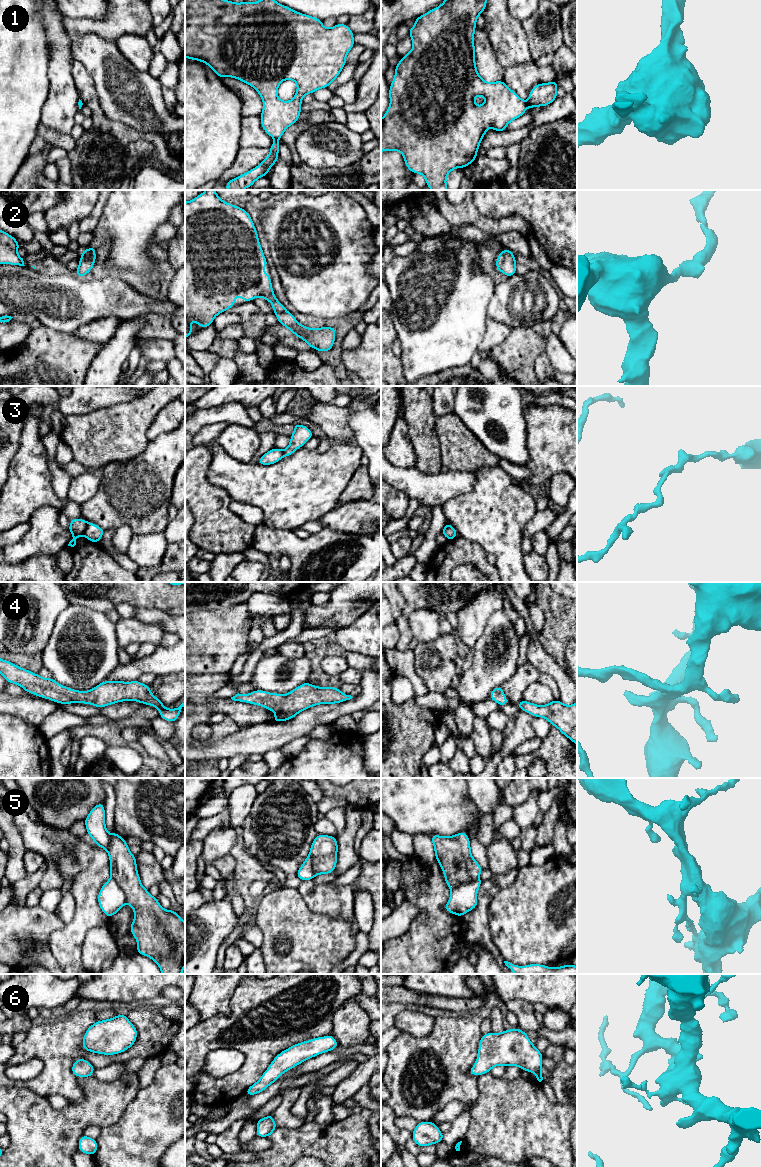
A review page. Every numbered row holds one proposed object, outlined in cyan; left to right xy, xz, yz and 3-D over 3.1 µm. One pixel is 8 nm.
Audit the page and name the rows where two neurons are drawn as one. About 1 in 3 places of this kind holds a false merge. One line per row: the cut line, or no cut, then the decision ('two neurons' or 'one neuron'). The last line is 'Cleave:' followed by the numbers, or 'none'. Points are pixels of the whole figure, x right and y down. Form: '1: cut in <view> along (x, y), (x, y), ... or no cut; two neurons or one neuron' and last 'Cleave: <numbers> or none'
1: cut in yz along (526, 103), (527, 106); two neurons
2: no cut; one neuron
3: cut in xy along (88, 523), (82, 534); two neurons
4: no cut; one neuron
5: cut in yz along (478, 877), (459, 883), (451, 891); two neurons
6: no cut; one neuron
Cleave: 1, 3, 5

